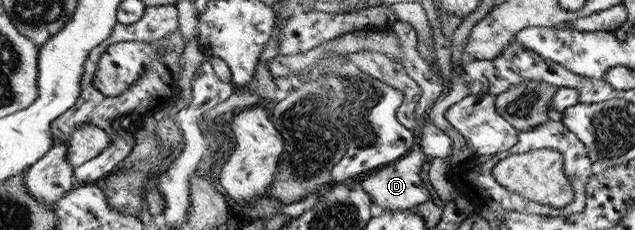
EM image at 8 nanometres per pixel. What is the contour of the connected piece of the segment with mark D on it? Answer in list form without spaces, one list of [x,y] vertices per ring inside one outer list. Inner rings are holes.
[[[417,148],[407,152],[407,155],[400,157],[395,165],[385,165],[383,169],[375,170],[369,178],[363,178],[363,188],[369,192],[375,205],[379,205],[383,212],[390,209],[414,209],[417,205],[431,199],[431,193],[427,183],[423,181],[421,165],[425,163],[425,150]]]

